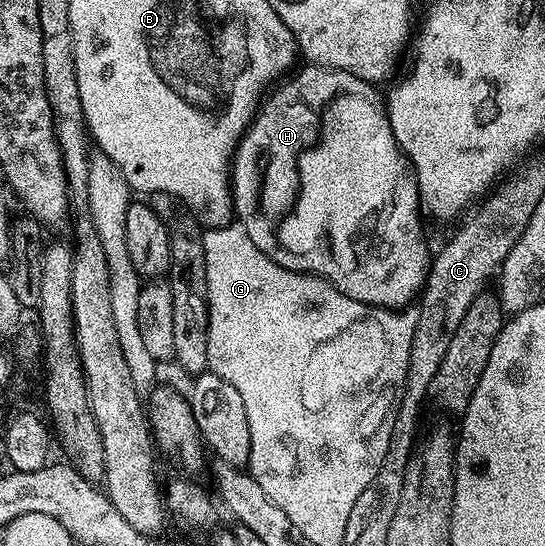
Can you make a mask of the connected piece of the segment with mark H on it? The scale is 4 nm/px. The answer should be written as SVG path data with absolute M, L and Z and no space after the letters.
M307 65L304 71L298 71L296 70L286 81L280 82L276 86L280 87L260 102L251 126L240 139L239 146L235 148L235 153L231 157L229 186L234 218L253 241L253 245L257 245L257 249L261 249L261 253L265 253L277 265L290 271L320 276L349 297L362 303L370 303L373 307L406 308L410 304L407 302L411 298L414 300L422 292L433 255L431 251L427 252L427 243L423 240L423 223L419 220L419 180L416 179L411 164L407 162L406 155L395 140L386 106L380 102L379 95L375 92L376 88L367 80L359 79L351 71L337 71L334 67L318 65Z

